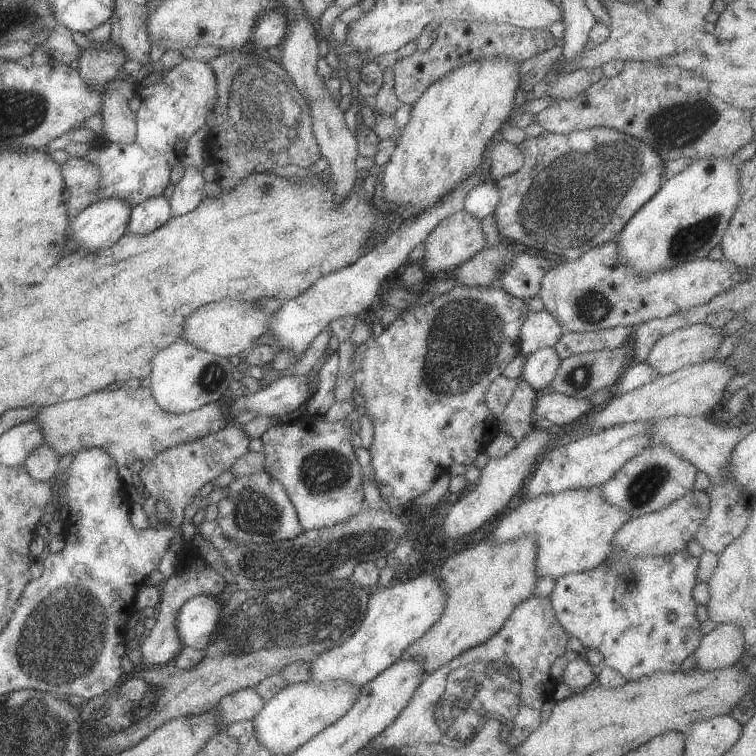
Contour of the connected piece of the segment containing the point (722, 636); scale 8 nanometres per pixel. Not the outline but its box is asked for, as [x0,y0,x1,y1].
[692,623,747,671]

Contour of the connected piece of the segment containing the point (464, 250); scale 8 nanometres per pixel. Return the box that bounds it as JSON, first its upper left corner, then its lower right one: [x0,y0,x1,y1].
[419,210,486,276]

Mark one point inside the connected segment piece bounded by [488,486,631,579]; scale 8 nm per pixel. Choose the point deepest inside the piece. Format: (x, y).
(574, 529)

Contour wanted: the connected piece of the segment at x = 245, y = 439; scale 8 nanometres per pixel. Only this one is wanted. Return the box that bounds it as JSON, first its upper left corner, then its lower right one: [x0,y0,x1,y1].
[139,423,251,520]

